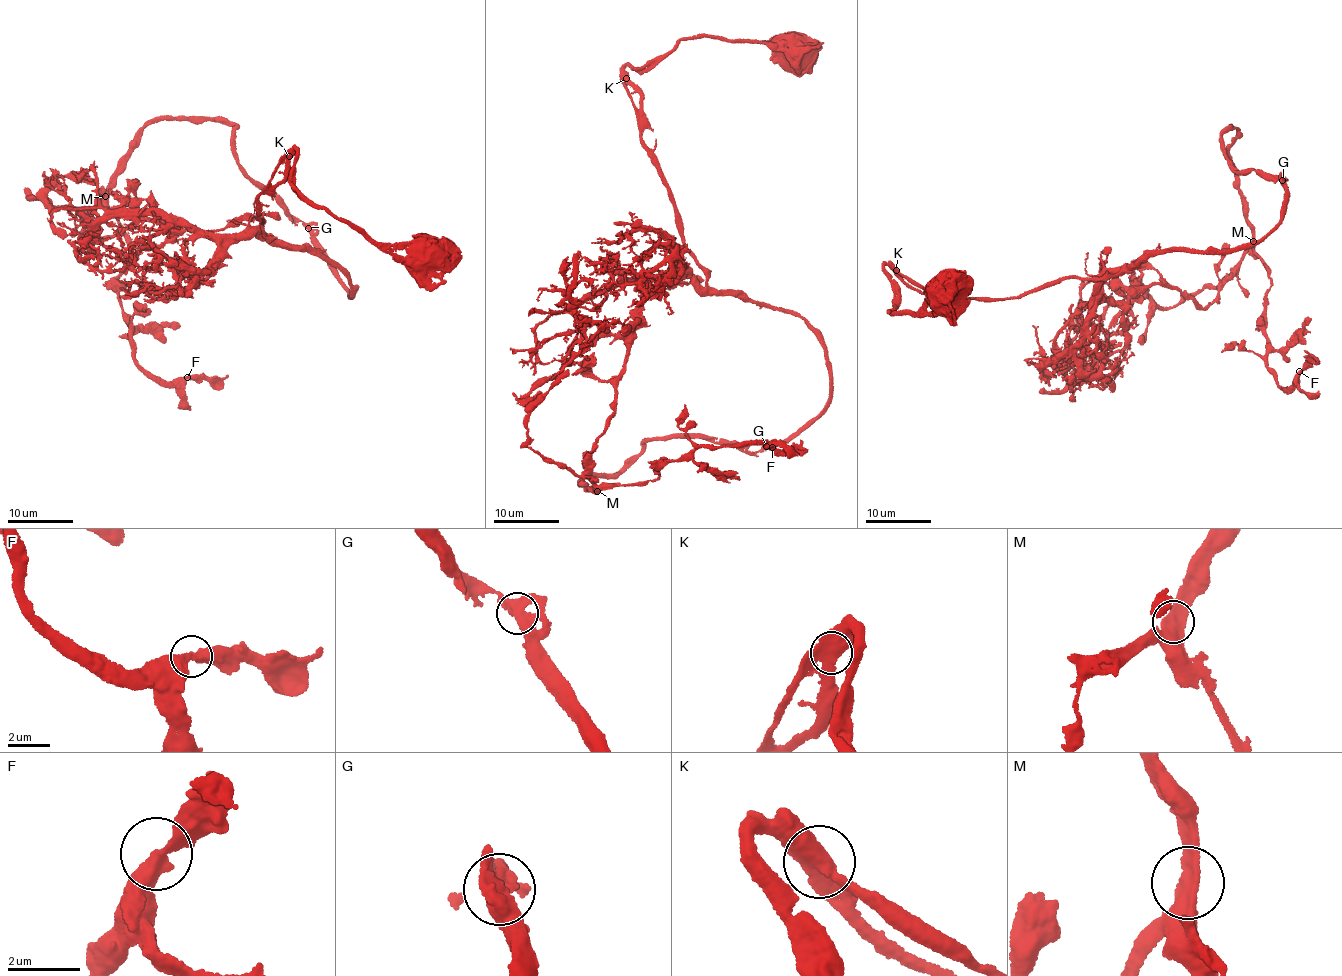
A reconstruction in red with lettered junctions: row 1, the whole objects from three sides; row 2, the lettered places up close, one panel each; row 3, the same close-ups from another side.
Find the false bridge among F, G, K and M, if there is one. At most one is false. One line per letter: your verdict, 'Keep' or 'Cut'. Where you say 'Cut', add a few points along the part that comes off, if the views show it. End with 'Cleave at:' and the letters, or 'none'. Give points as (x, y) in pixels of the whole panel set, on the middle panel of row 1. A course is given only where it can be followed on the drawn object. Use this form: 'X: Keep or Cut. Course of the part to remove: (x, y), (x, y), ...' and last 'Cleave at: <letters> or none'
F: Keep
G: Keep
K: Keep
M: Keep
Cleave at: none

